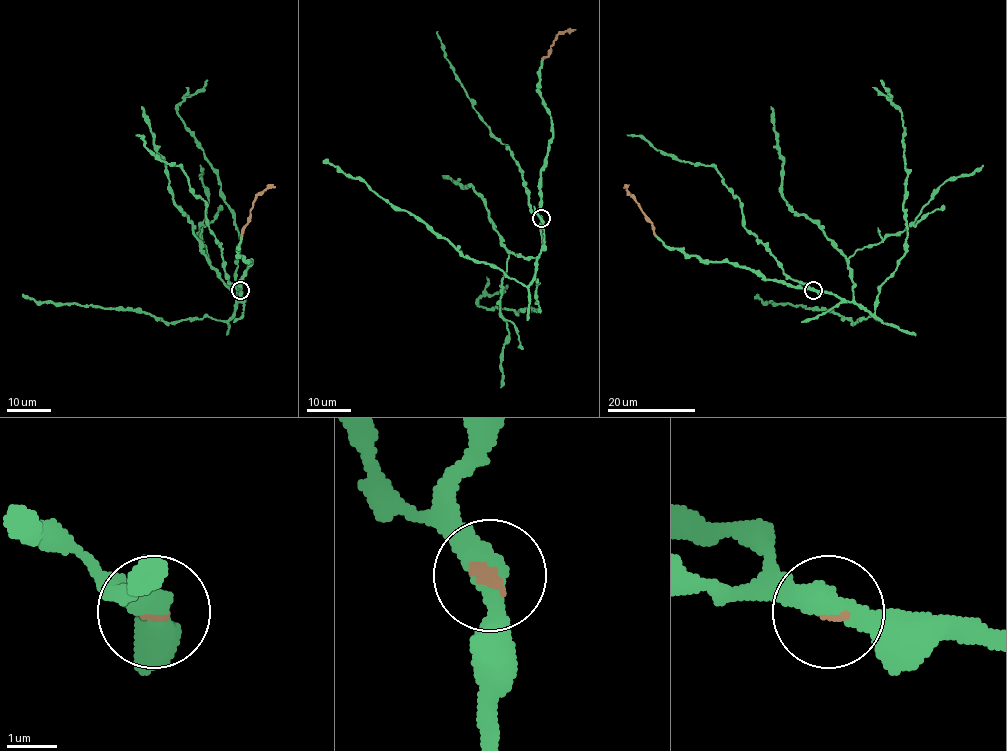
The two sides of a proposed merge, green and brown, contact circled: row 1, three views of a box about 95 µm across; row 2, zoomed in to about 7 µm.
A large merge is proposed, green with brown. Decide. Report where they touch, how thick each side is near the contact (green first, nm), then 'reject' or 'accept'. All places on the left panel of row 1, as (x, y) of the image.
at (240, 290); 480 nm thick on the green side, 120 nm on the other; accept

